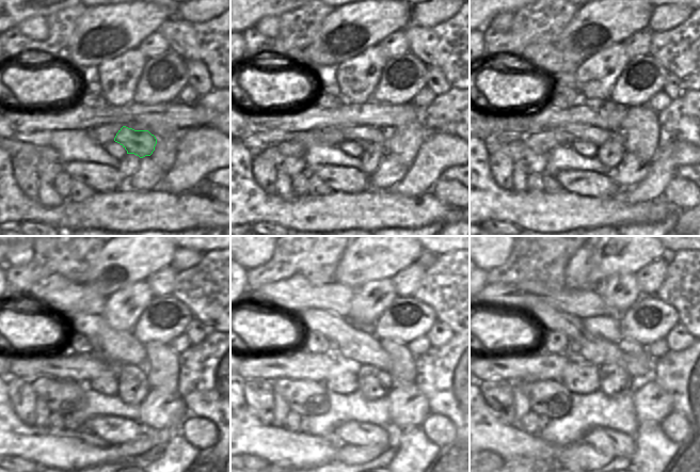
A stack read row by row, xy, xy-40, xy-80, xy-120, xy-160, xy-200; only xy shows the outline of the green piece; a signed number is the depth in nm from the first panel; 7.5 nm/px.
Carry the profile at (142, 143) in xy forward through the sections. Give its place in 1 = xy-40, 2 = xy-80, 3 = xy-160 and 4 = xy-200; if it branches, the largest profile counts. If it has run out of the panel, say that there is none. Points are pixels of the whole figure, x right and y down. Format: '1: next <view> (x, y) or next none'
1: next xy-40 (369, 138)
2: next xy-80 (566, 135)
3: next xy-160 (300, 364)
4: next xy-200 (540, 364)

